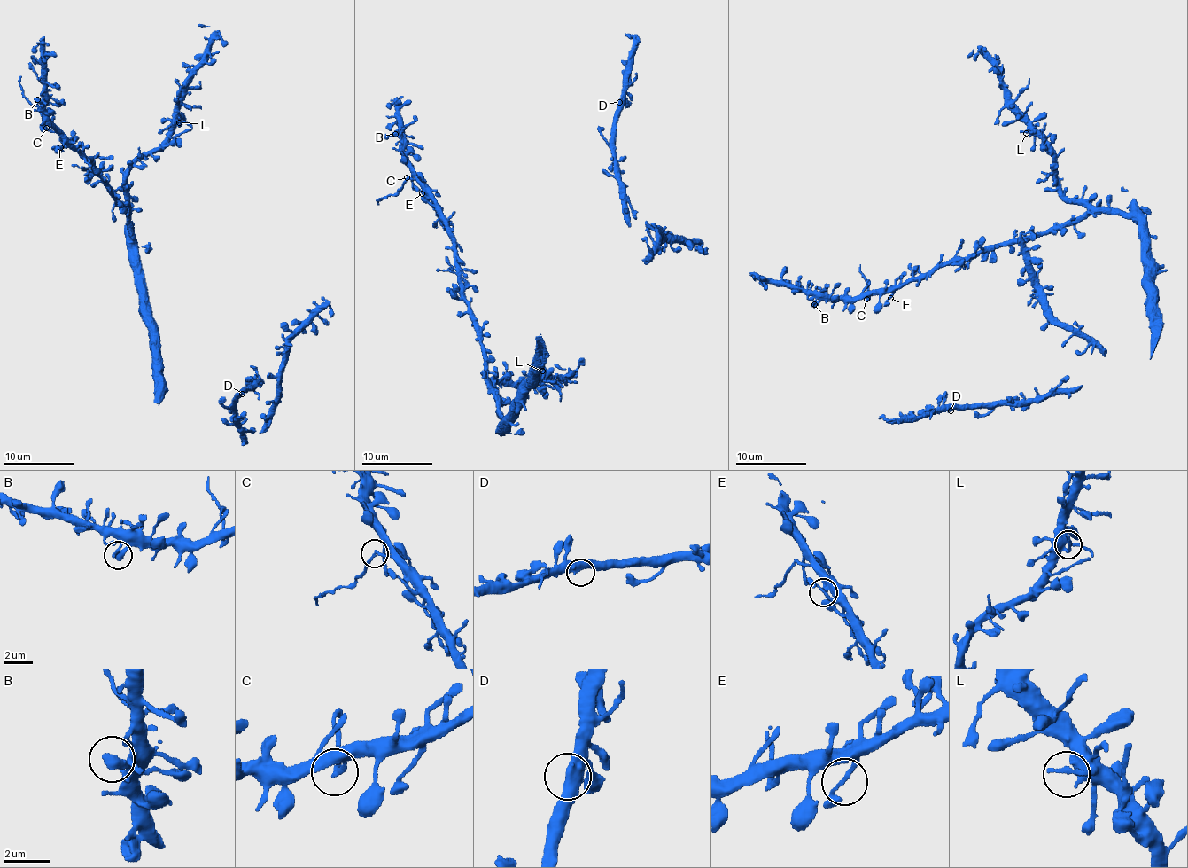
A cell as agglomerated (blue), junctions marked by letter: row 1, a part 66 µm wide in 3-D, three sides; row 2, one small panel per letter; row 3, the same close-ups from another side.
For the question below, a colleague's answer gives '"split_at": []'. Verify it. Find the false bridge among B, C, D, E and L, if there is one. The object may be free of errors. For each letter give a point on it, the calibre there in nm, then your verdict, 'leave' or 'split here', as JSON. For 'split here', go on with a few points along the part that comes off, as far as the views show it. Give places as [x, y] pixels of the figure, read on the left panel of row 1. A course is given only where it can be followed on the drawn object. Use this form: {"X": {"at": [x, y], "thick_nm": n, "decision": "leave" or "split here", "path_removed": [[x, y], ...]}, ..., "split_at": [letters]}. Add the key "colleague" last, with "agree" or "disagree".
{"B": {"at": [37, 99], "thick_nm": 320, "decision": "leave"}, "C": {"at": [46, 128], "thick_nm": 170, "decision": "split here", "path_removed": [[47, 129], [42, 111], [26, 97], [20, 85], [20, 75]]}, "D": {"at": [242, 394], "thick_nm": 500, "decision": "leave"}, "E": {"at": [60, 147], "thick_nm": 180, "decision": "leave"}, "L": {"at": [179, 122], "thick_nm": 220, "decision": "leave"}, "split_at": ["C"], "colleague": "disagree"}

